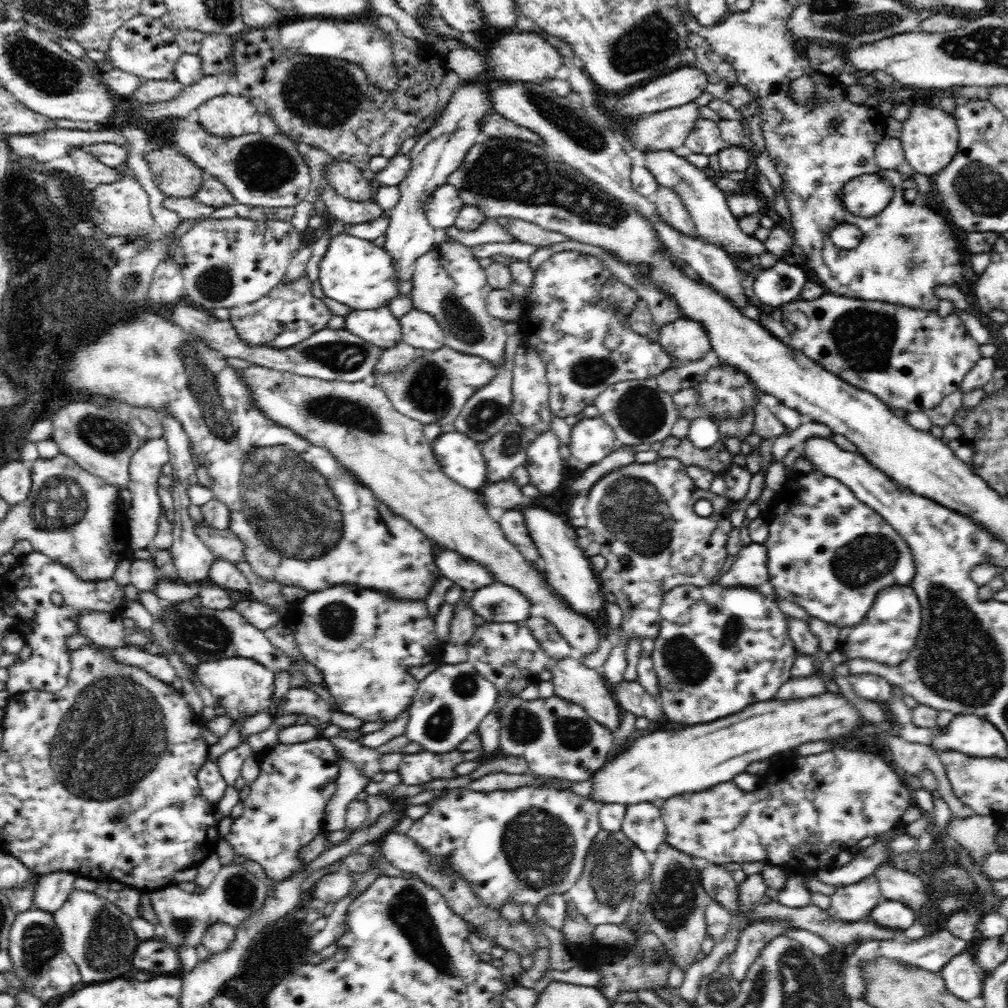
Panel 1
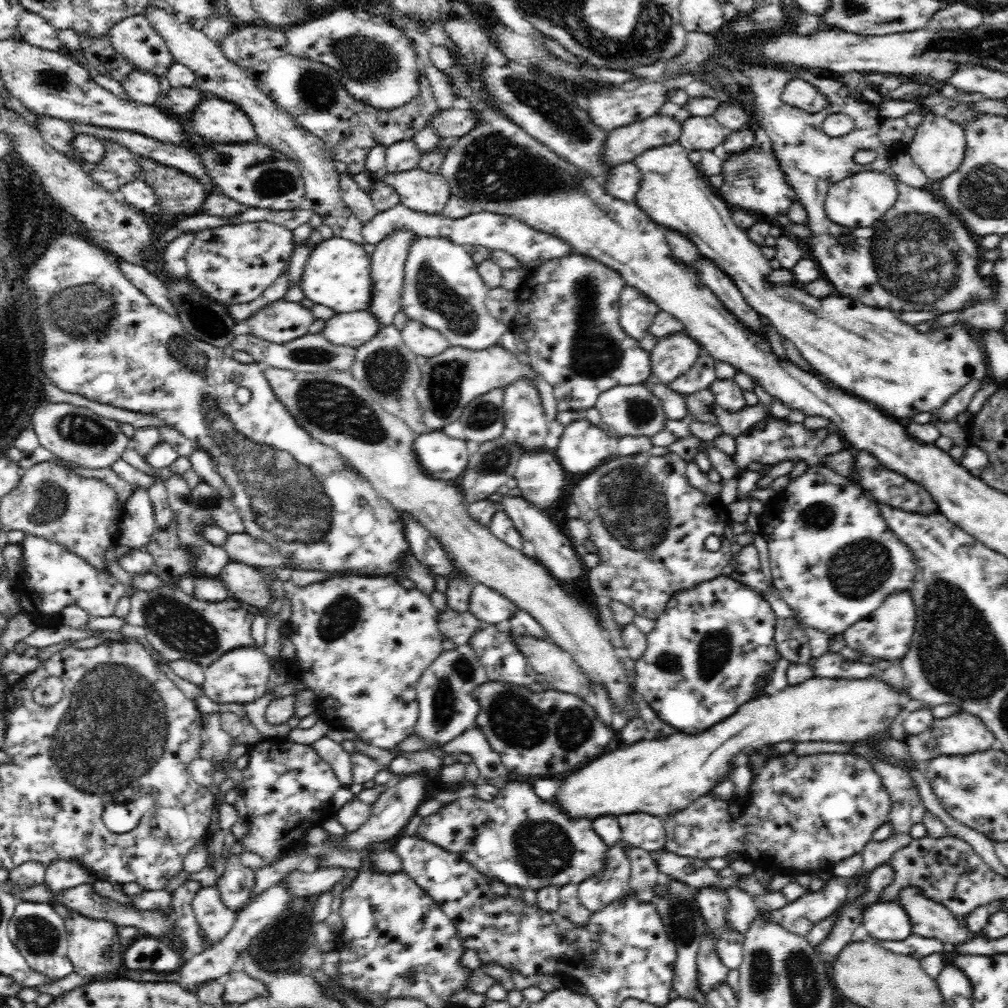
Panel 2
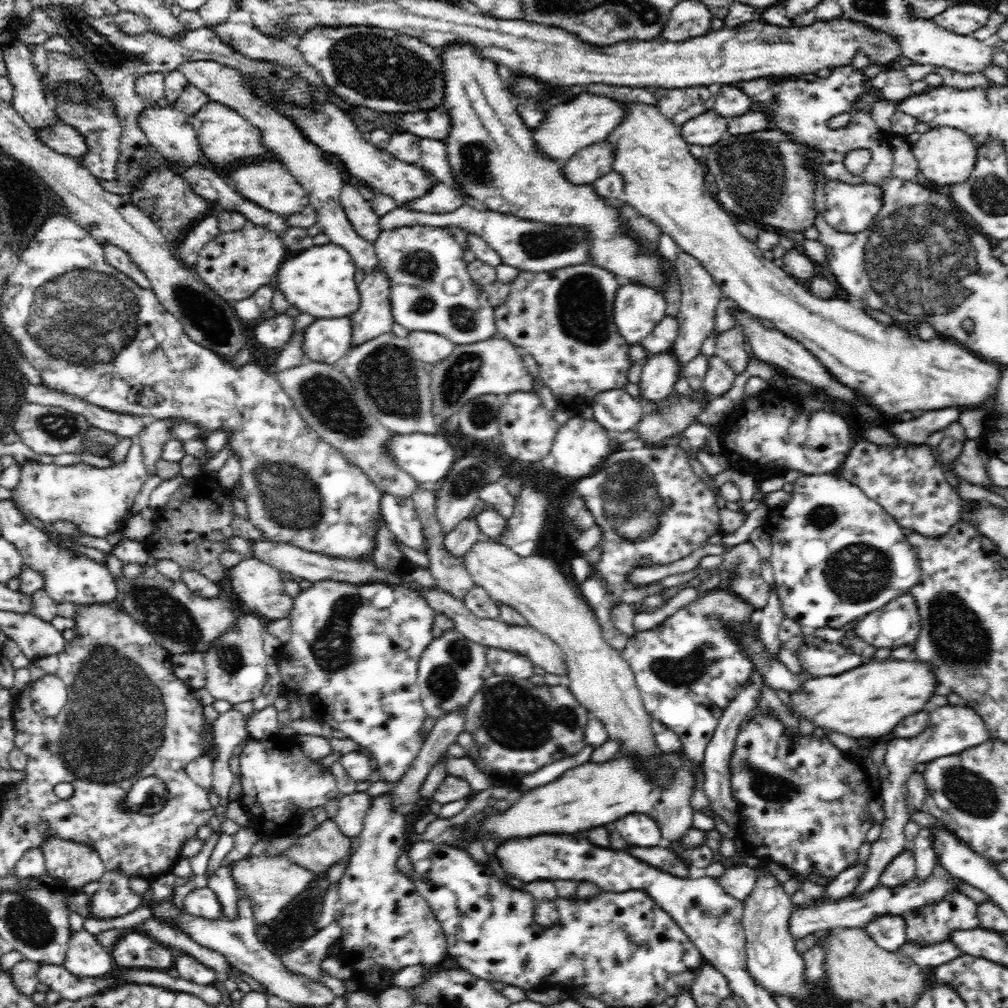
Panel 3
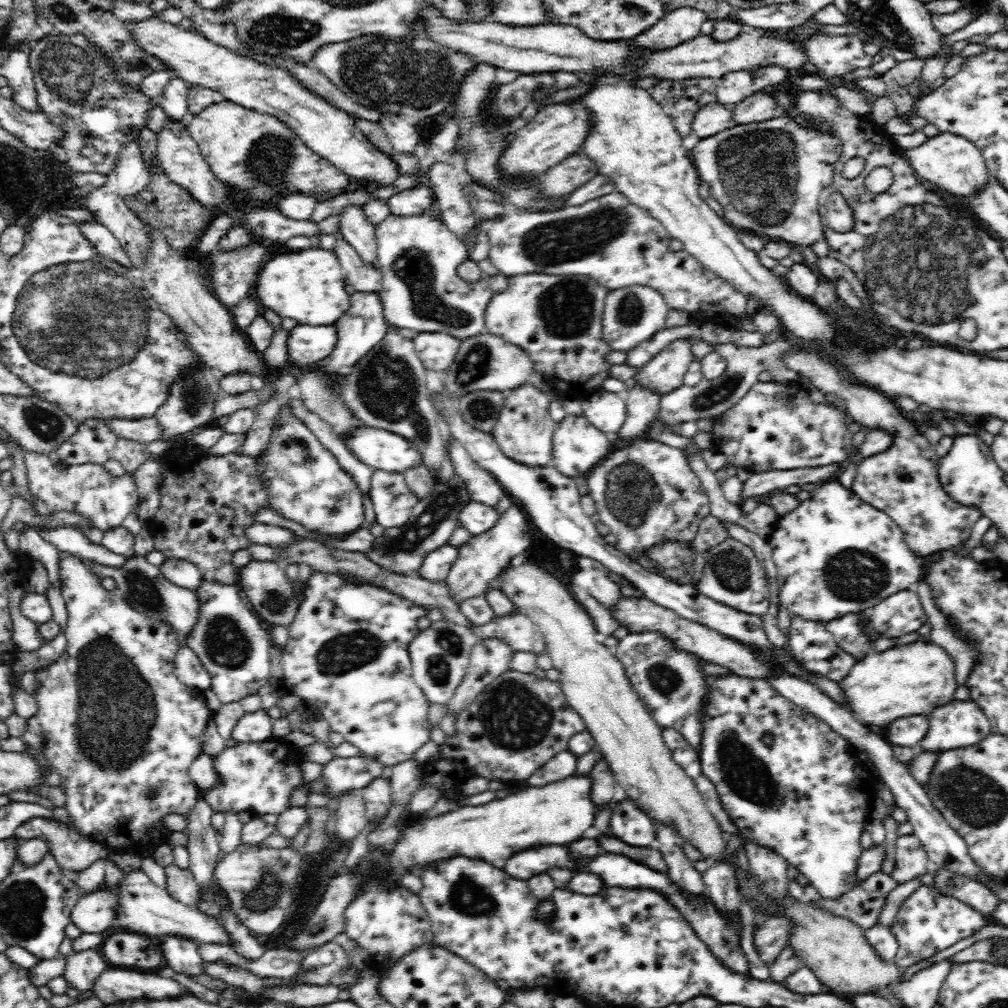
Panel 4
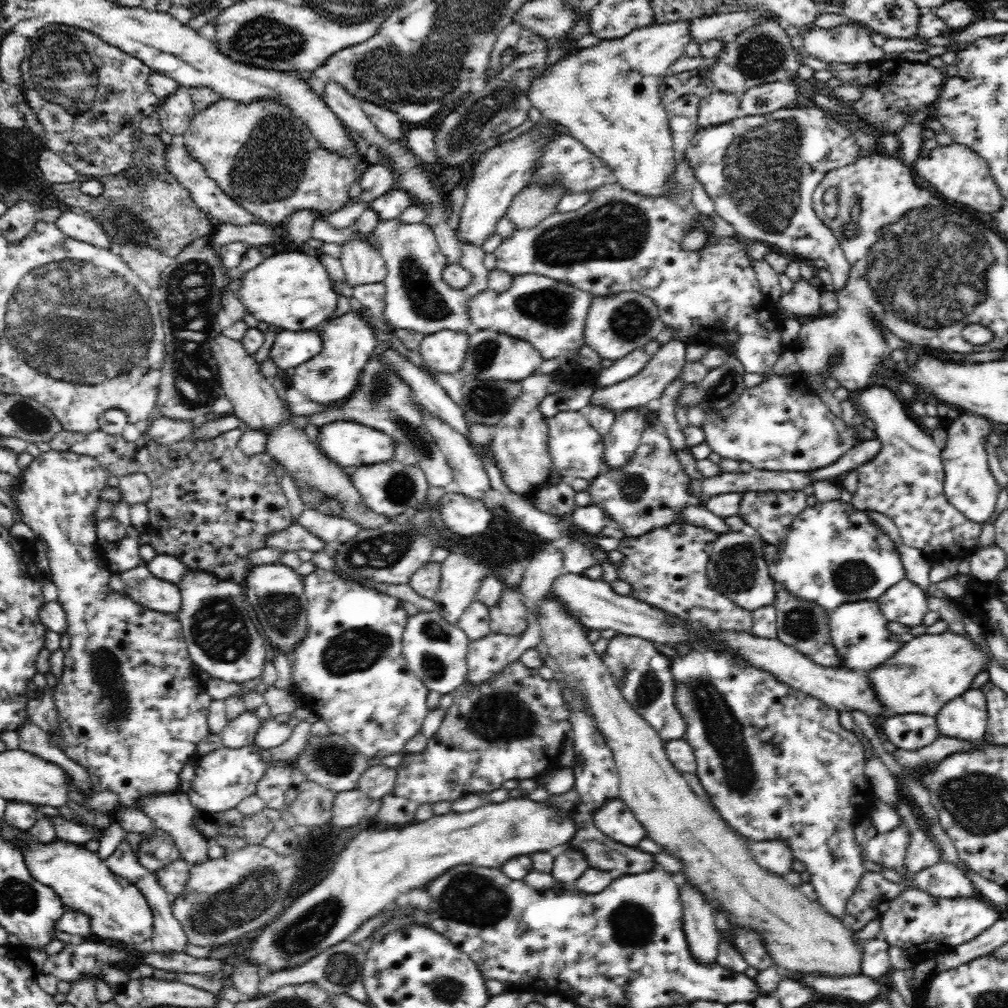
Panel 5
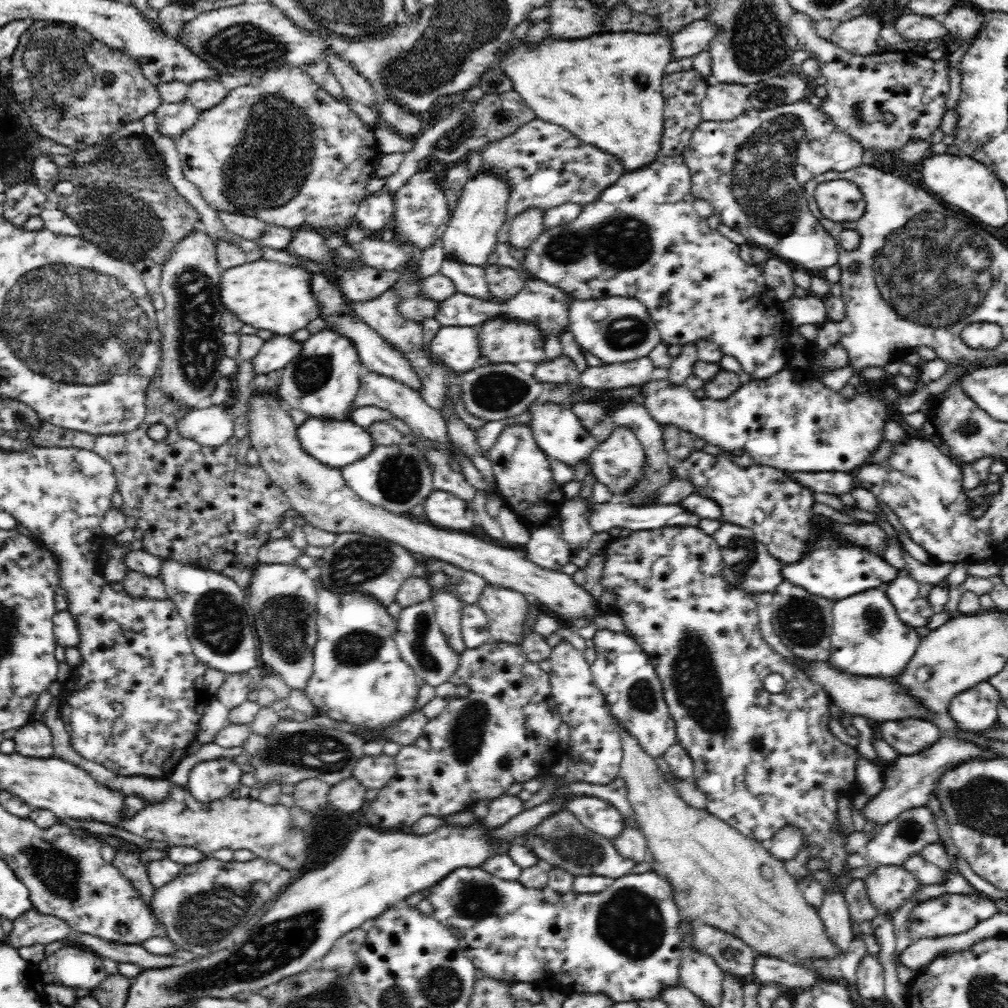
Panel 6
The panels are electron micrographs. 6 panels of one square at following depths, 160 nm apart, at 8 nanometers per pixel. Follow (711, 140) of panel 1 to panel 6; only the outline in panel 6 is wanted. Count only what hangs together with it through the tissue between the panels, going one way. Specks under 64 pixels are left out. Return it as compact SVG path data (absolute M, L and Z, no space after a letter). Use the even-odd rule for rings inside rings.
M711 82L706 96L700 101L703 120L722 122L738 118L748 110L749 94L750 91L746 84Z

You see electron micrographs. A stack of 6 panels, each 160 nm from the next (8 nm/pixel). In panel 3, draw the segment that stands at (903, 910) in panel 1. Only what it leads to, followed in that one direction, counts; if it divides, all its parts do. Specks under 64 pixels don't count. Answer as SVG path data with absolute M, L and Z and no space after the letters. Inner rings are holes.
M884 915L865 925L865 931L880 948L889 952L901 952L906 943L904 917Z

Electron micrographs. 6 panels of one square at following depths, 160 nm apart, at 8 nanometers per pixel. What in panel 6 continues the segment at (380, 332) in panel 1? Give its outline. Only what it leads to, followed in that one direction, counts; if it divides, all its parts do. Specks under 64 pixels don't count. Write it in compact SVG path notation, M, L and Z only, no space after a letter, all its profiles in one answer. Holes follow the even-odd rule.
M274 335L274 338L266 341L258 354L250 360L252 372L255 375L266 375L274 370L281 370L292 358L298 356L298 352L302 351L302 348L302 343L292 342L288 335Z

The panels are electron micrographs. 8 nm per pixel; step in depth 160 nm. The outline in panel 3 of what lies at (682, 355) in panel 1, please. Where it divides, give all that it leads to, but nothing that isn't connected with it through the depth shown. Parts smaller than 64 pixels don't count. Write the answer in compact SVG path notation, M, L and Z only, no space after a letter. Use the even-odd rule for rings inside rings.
M672 353L655 354L642 363L639 382L640 402L660 403L674 393L678 363Z

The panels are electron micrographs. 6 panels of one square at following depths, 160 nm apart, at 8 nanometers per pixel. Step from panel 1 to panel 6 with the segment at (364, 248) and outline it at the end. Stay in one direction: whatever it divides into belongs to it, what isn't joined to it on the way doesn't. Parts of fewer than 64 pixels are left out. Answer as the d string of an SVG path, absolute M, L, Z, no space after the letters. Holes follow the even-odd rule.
M258 260L226 269L218 282L218 294L224 311L234 314L242 324L258 331L270 331L276 336L289 336L318 318L318 305L310 291L310 280L311 274L305 268Z

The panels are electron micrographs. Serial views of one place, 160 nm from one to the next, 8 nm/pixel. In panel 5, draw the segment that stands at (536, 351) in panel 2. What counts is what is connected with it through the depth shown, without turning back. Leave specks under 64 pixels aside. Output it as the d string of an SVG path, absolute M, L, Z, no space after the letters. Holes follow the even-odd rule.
M530 274L514 277L512 286L504 292L497 293L490 289L478 292L476 296L468 298L466 309L468 309L468 319L474 330L485 329L528 341L541 353L542 358L546 360L556 358L560 362L557 372L564 371L580 375L578 351L585 345L584 322L586 322L586 312L590 308L590 300L593 297L590 293L574 288L570 284L552 280L546 276Z

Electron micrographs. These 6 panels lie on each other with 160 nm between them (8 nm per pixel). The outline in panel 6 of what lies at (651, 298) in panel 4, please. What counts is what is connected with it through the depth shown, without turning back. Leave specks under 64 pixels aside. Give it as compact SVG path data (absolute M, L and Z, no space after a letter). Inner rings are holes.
M615 296L600 300L573 299L568 304L568 327L576 343L603 364L621 363L649 356L658 344L662 343L661 335L654 325L652 317L642 302L634 298ZM596 308L606 308L604 318L596 318Z

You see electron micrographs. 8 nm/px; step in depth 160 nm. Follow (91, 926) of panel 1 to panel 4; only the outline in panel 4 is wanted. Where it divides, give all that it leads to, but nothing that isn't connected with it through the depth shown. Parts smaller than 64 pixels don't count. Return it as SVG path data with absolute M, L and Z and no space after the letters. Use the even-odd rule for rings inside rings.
M88 949L66 956L68 964L65 966L63 977L69 988L83 992L92 990L96 979L110 965L98 949Z

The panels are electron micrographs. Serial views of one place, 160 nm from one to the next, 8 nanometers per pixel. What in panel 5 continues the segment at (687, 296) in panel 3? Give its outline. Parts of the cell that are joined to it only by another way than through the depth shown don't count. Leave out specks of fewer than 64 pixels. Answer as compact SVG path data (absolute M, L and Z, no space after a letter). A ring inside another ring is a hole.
M671 340L666 346L661 348L648 361L648 364L632 378L617 382L613 385L608 385L604 388L594 388L589 399L589 404L596 407L606 407L618 414L620 411L628 409L645 408L650 400L656 400L662 396L664 389L685 367L686 364L686 346L687 343L678 340Z

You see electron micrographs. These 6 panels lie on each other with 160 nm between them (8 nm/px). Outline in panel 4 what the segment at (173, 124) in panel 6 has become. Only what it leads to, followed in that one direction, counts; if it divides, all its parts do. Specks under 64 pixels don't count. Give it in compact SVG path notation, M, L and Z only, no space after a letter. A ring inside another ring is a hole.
M172 77L165 91L154 99L155 106L160 106L168 120L187 124L191 117L188 104L189 85L180 78Z

